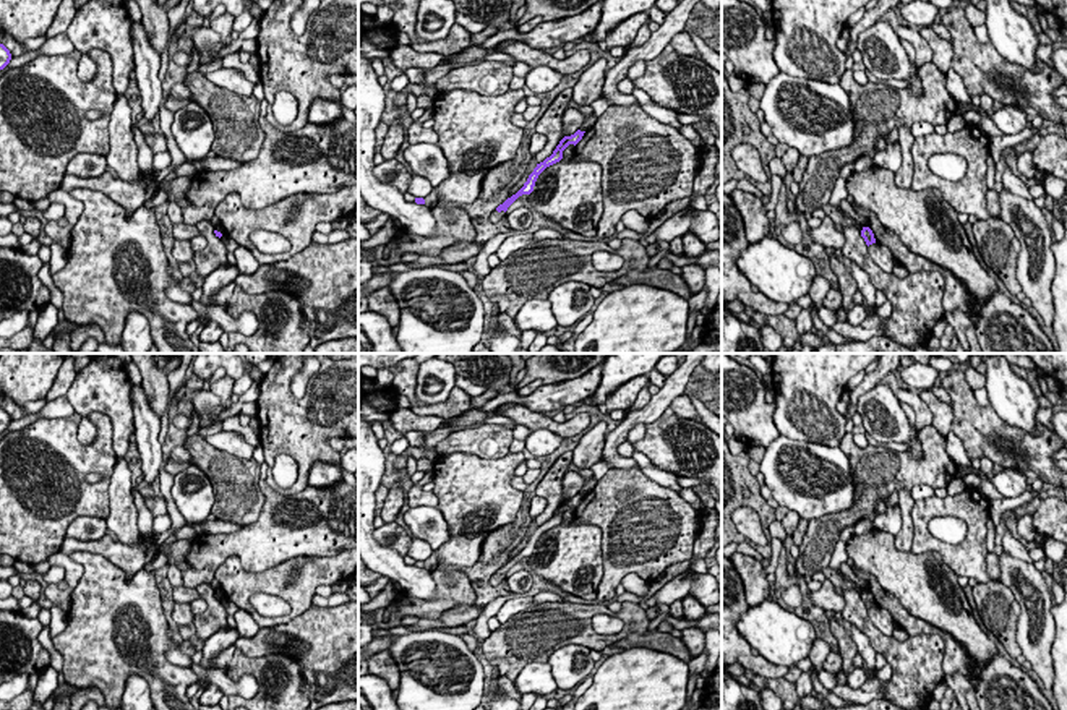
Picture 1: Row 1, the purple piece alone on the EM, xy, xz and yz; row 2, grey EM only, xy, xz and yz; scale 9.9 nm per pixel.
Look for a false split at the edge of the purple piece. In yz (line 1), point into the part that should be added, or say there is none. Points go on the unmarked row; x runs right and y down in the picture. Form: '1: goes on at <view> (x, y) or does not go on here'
1: does not go on here

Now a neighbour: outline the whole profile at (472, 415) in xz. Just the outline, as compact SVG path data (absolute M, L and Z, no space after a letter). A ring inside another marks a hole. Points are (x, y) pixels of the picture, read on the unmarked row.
M470 407L462 415L454 417L454 418L449 420L449 425L451 425L449 431L464 430L470 425L480 423L480 421L486 420L488 417L495 417L495 415L499 415L498 410L482 412L482 410L477 410L475 407Z

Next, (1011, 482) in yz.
M1002 468L1001 472L988 477L1004 498L1018 498L1026 491L1026 477L1018 468Z

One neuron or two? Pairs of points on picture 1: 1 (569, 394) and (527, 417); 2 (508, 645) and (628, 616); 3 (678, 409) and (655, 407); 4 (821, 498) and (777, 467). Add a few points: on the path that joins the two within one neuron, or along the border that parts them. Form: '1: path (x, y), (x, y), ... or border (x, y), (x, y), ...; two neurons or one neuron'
1: border (518, 404), (544, 414); two neurons
2: path (537, 634), (571, 624), (589, 610), (599, 610); one neuron
3: border (681, 393), (667, 407); two neurons
4: path (809, 487), (788, 467); one neuron

